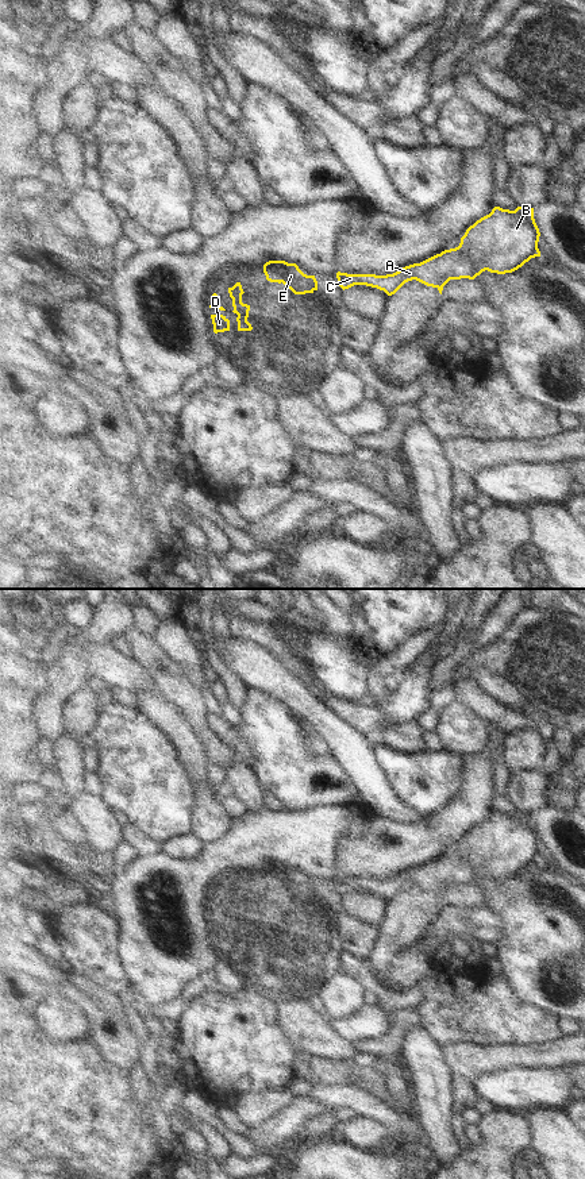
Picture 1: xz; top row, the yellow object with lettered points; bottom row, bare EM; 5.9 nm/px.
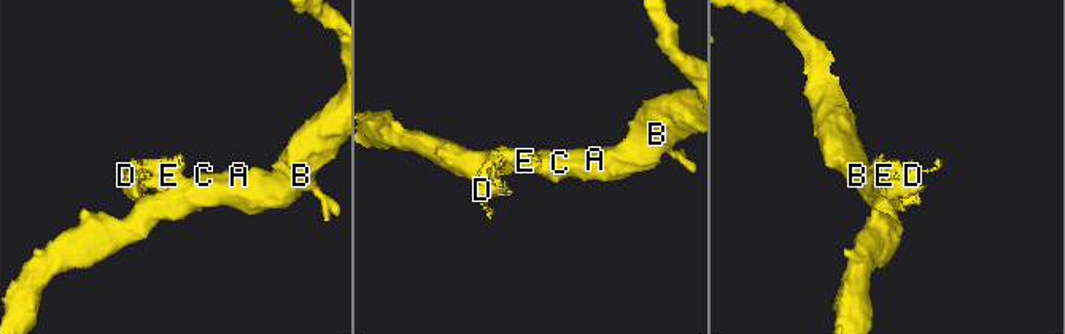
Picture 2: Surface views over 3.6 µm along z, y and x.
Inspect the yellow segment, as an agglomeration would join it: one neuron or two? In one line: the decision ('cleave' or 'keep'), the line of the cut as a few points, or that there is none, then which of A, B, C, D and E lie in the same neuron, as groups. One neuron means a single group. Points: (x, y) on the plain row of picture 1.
cleave | xz (306, 881), (315, 894) | A B C / D E

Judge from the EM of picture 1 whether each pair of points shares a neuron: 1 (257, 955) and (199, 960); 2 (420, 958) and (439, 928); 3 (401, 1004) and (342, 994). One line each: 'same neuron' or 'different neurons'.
1: different neurons
2: same neuron
3: different neurons

